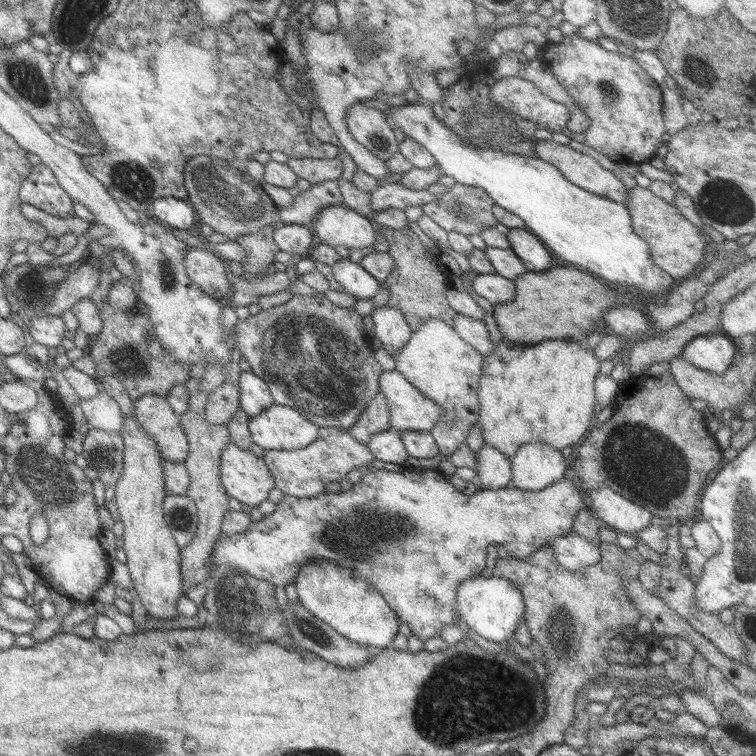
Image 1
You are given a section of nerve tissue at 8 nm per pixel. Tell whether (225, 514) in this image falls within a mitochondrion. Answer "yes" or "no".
no

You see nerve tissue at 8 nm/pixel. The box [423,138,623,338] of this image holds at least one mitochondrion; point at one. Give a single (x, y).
(470, 212)

